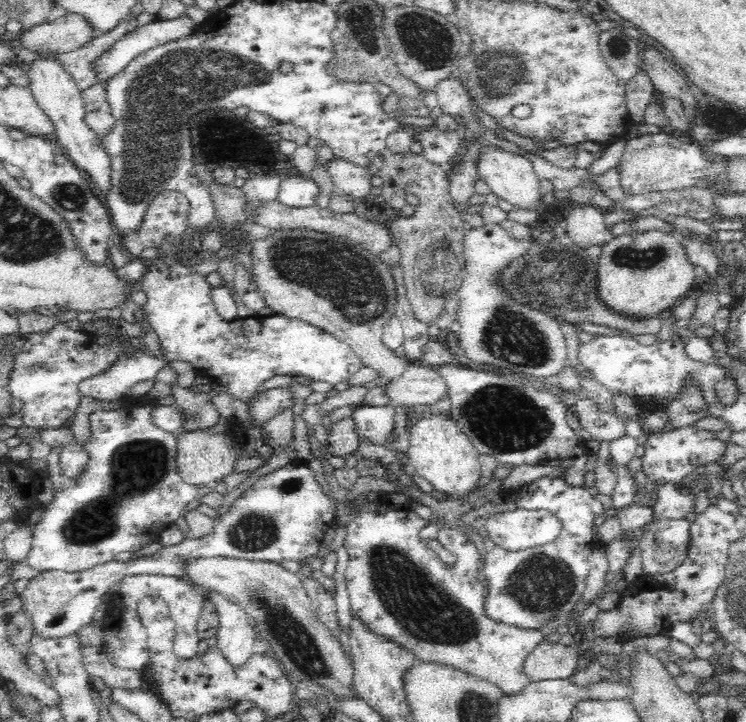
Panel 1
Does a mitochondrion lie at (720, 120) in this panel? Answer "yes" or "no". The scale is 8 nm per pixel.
no

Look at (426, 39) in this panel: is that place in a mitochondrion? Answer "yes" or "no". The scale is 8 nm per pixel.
yes

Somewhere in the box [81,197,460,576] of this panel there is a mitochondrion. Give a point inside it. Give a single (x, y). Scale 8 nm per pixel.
(352, 284)

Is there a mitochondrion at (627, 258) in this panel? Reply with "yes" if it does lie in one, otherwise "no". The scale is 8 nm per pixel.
yes

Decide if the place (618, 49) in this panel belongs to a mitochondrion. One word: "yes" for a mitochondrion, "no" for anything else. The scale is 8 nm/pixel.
yes

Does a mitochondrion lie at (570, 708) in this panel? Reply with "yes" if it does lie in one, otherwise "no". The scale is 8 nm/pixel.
no

